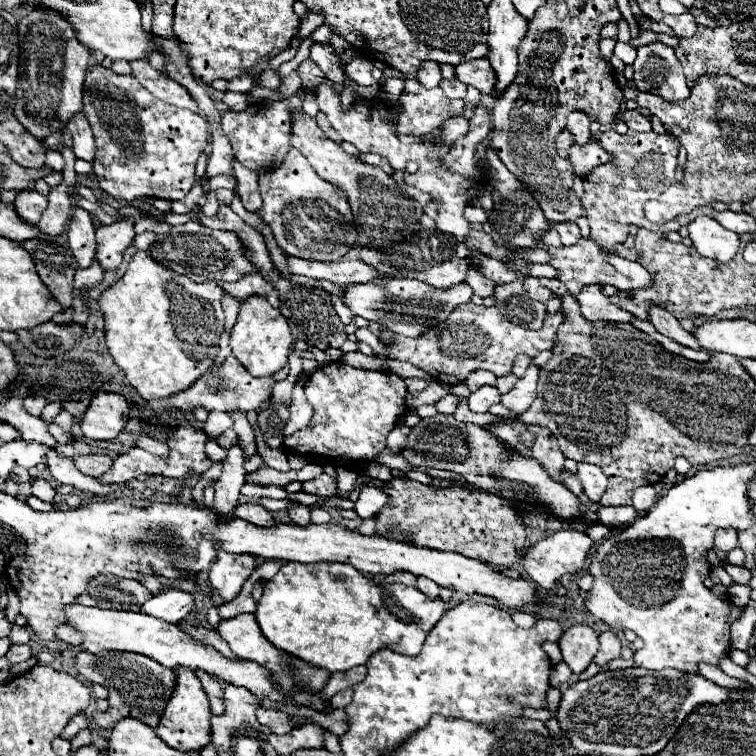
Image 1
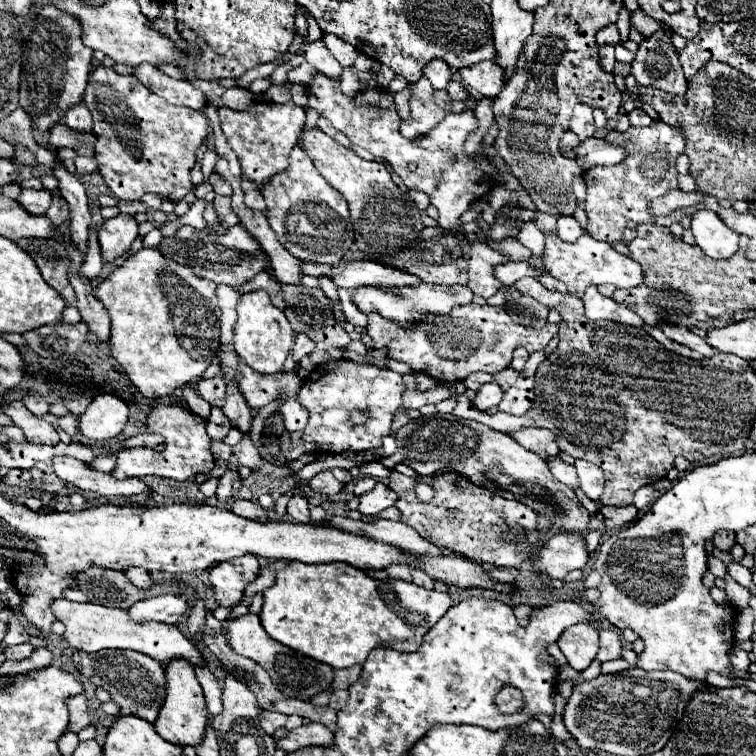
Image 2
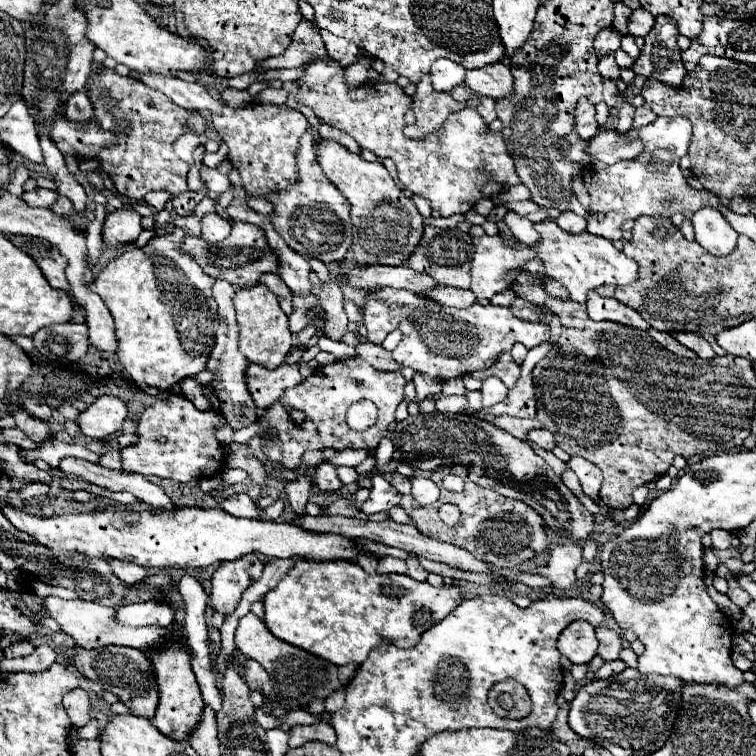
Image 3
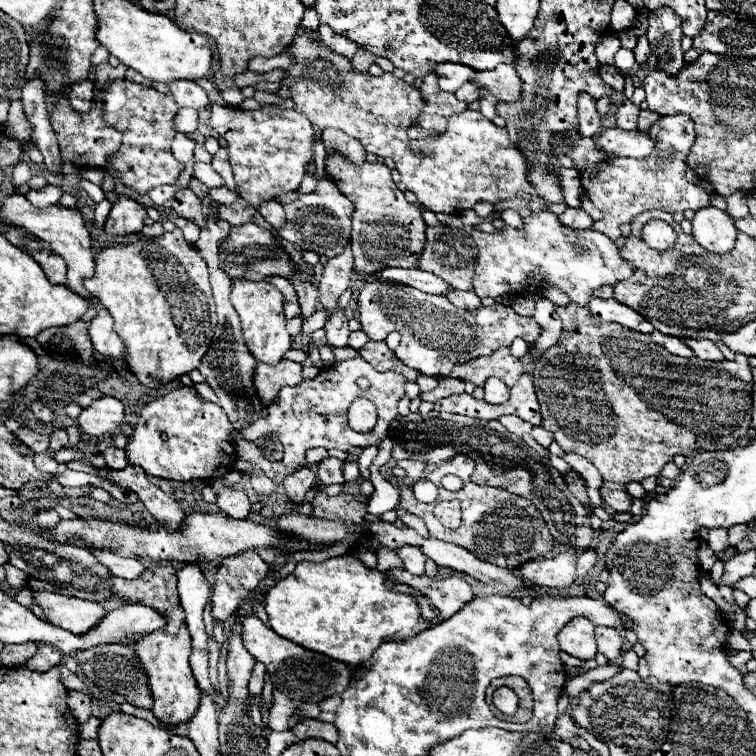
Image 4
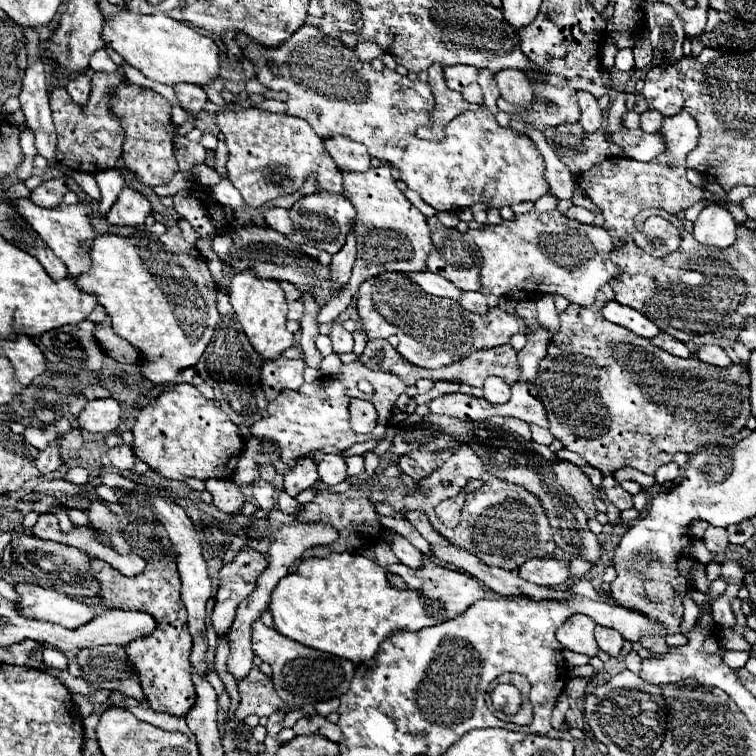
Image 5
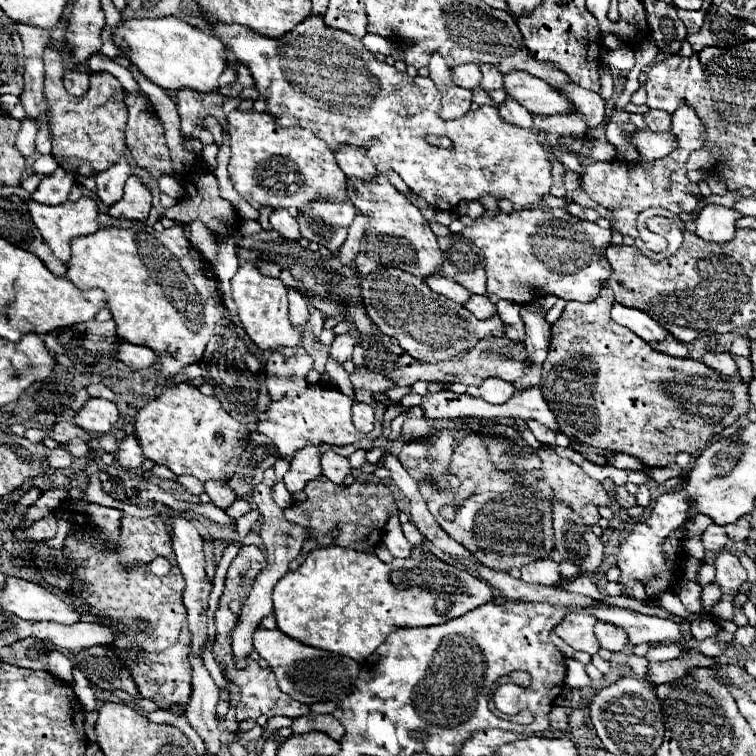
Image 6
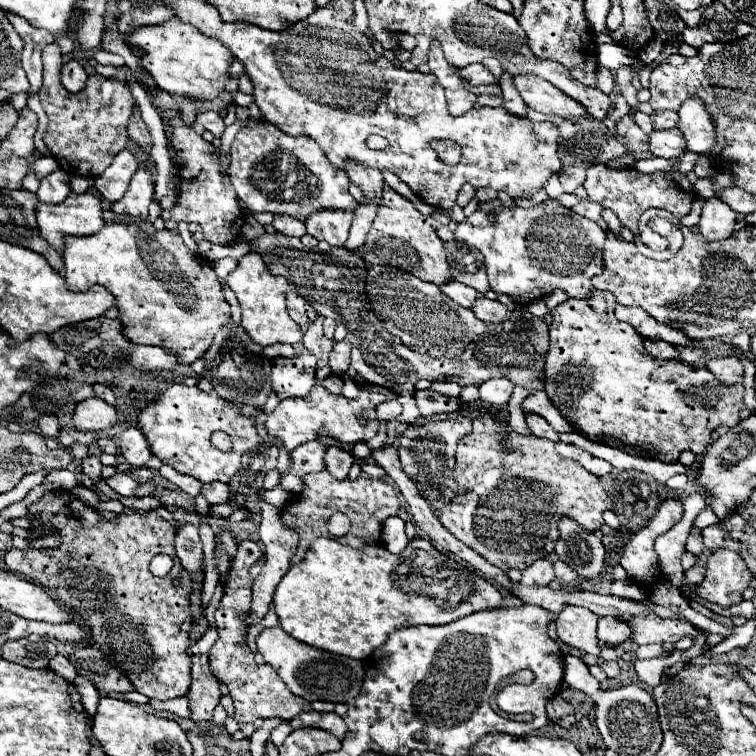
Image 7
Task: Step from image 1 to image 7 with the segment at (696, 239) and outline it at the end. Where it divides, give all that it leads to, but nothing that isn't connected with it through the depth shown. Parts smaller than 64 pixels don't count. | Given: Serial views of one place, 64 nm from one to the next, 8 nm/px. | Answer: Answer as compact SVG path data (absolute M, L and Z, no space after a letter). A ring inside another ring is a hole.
M712 196L704 200L704 208L700 214L700 234L706 240L726 240L732 236L736 226L736 212L720 198Z

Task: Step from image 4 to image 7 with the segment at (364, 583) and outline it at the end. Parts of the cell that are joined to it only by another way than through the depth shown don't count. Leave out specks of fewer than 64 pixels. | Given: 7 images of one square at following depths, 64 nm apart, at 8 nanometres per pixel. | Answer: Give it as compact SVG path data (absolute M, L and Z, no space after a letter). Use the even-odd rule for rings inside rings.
M316 538L310 544L304 560L300 564L294 564L280 580L274 592L274 606L280 618L280 626L296 640L320 650L364 660L398 628L418 624L440 626L480 610L500 608L502 592L480 574L468 570L460 562L436 550L426 538L412 538L408 542L408 548L404 548L400 556L388 552L378 544L352 548L340 544L336 538Z

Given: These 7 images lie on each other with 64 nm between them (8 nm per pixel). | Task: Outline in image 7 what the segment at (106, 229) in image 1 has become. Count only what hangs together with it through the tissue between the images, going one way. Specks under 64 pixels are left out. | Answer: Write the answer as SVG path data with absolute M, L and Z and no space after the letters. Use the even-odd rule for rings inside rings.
M138 168L136 174L130 180L128 192L122 200L112 204L112 212L116 214L128 214L146 220L148 218L148 206L152 202L154 184L152 184L152 172L148 168Z

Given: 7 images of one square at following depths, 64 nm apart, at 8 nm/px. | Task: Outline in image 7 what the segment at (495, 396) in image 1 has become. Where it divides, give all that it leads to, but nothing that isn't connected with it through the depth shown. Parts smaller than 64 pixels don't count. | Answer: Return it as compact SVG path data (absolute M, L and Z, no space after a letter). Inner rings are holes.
M492 378L480 386L480 398L490 406L504 406L510 400L510 394L514 390L514 382L506 378Z

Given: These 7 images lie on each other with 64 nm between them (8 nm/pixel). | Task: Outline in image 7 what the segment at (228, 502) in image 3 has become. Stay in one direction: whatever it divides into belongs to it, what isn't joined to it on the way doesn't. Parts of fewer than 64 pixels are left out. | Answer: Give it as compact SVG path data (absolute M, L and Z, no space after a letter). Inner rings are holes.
M208 482L208 484L202 484L200 494L208 500L210 506L214 506L214 504L224 504L228 500L230 488L228 484L222 484L222 482Z

